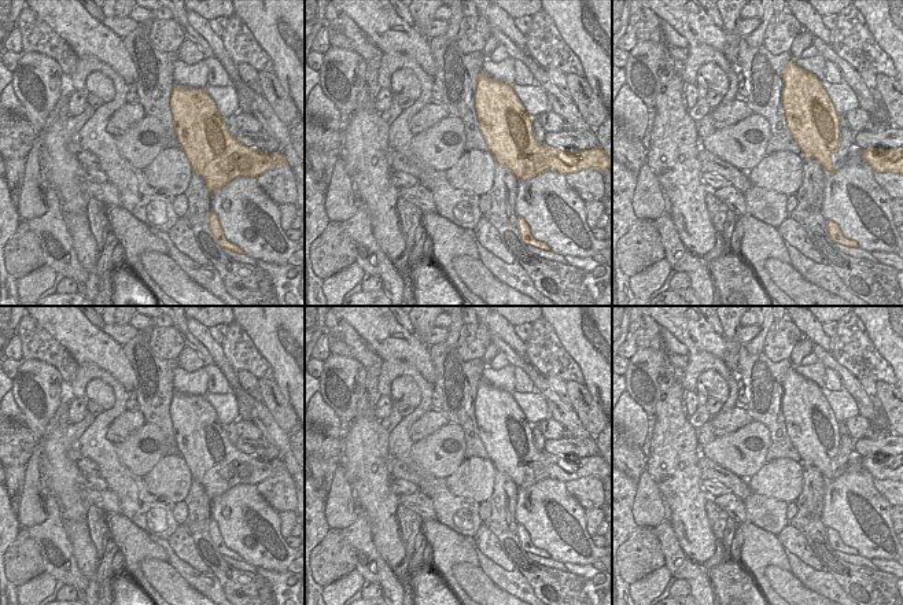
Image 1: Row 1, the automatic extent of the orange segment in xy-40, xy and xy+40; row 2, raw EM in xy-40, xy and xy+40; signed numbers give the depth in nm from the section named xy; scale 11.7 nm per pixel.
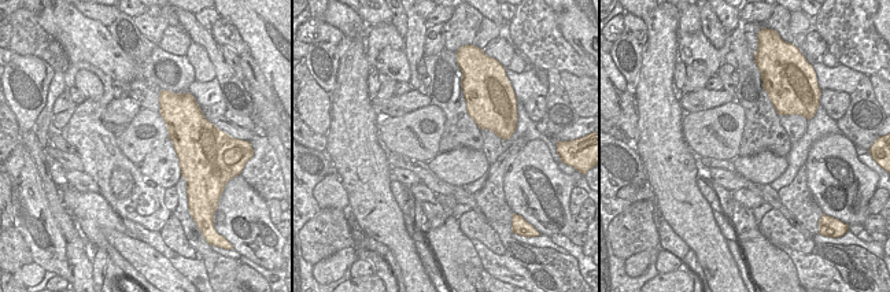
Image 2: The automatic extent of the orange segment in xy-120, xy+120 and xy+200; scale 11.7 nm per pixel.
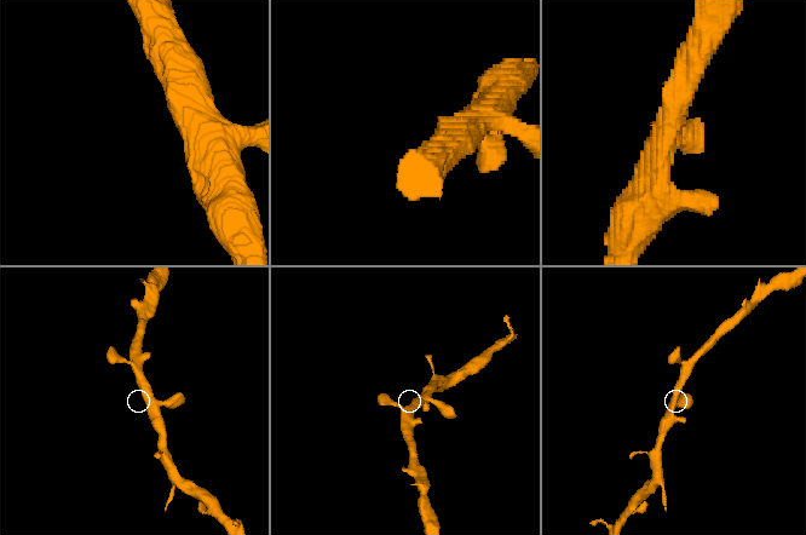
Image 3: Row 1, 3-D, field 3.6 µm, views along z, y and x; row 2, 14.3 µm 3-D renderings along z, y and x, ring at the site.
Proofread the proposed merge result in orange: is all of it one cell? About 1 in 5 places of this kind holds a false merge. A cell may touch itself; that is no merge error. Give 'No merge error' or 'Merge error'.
No merge error.

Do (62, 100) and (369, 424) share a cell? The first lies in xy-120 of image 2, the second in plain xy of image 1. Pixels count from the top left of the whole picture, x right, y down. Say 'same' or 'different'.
different

